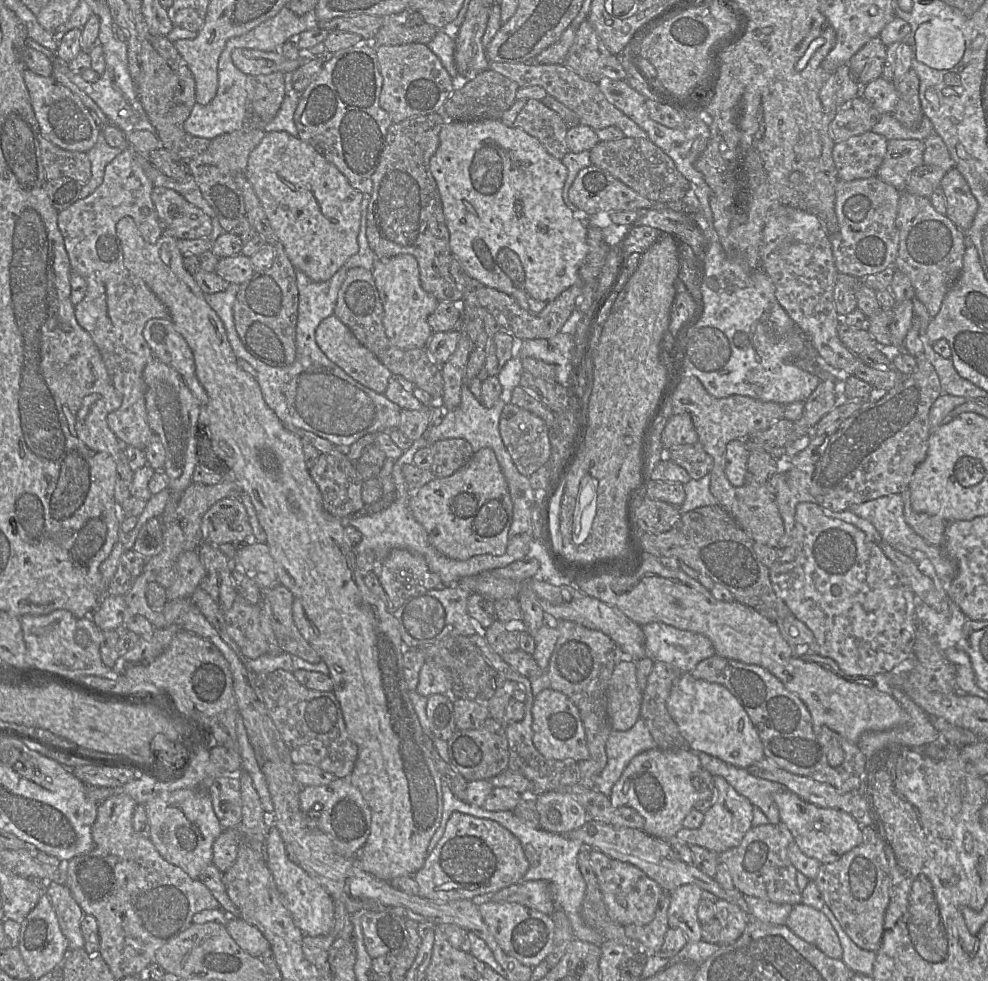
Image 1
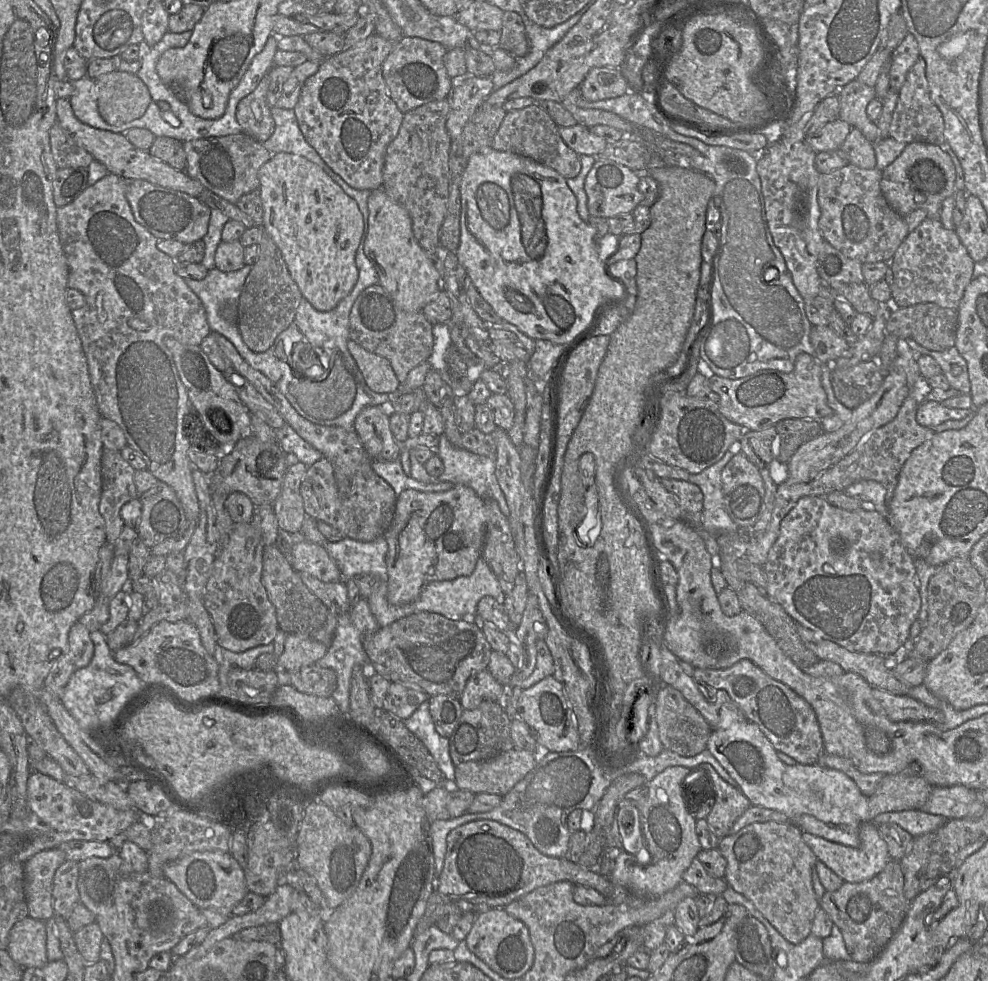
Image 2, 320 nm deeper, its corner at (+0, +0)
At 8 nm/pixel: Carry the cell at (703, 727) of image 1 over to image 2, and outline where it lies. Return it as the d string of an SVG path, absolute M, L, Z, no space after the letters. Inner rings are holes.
M747 719L734 722L727 728L713 729L706 749L735 780L752 806L761 806L784 813L789 818L789 822L798 826L802 832L853 848L860 846L859 828L865 822L868 797L862 794L856 783L845 773L819 764L783 763L759 726Z

